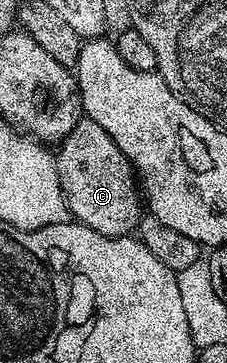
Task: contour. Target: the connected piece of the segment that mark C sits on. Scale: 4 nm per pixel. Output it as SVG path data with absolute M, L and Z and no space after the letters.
M86 117L77 121L75 128L58 144L55 168L72 220L108 235L110 239L130 236L138 228L141 187L137 176L125 153L117 149L117 141L113 141L97 121Z

